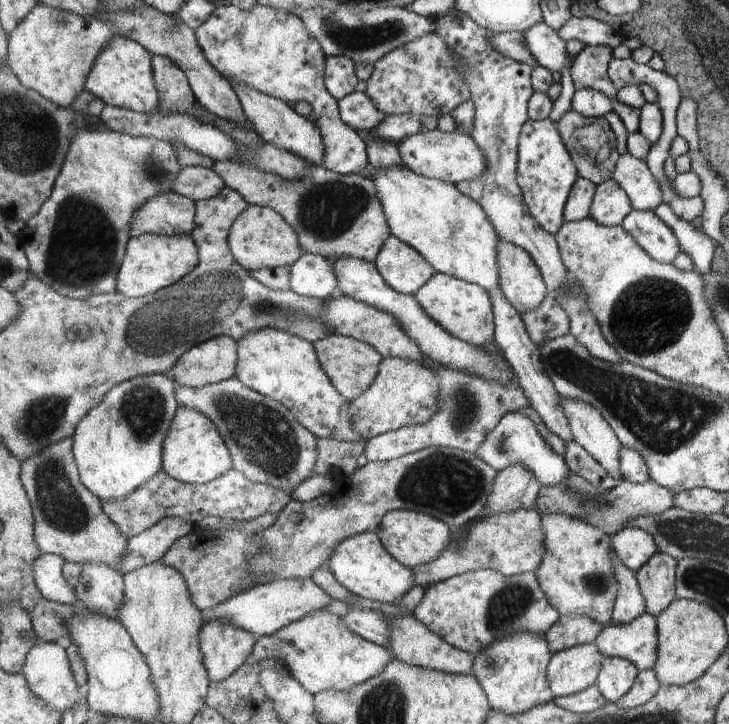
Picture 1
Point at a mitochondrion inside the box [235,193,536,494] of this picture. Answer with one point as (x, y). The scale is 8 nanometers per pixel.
(462, 403)

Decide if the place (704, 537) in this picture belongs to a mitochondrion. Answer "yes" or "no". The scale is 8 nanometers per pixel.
yes

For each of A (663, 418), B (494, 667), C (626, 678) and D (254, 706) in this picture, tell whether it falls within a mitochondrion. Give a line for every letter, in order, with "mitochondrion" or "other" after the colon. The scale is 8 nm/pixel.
A: mitochondrion
B: mitochondrion
C: other
D: other

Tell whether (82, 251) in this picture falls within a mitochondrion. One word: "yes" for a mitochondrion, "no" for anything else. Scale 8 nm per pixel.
yes

